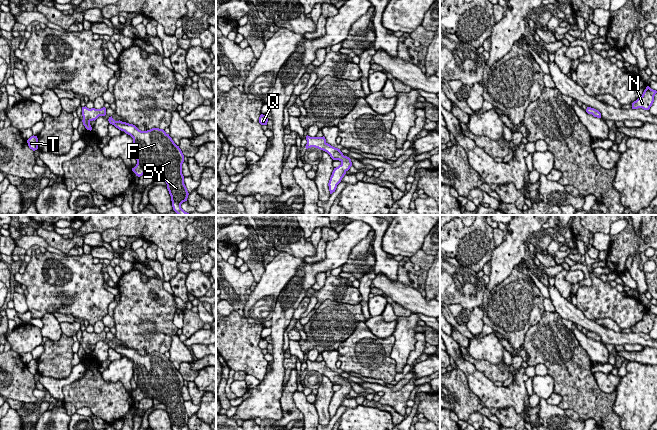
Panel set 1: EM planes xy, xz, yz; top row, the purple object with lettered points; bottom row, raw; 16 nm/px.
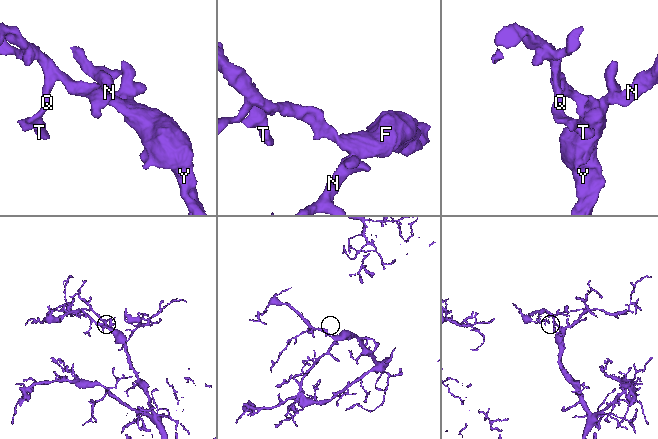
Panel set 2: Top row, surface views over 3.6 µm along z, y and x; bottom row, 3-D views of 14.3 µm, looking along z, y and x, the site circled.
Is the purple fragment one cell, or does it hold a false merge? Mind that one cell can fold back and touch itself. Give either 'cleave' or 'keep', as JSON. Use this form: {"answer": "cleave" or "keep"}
{"answer": "cleave"}

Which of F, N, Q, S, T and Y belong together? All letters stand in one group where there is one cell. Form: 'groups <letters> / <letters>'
groups F N S Y / Q T

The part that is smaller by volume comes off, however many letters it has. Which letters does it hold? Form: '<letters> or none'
Q, T

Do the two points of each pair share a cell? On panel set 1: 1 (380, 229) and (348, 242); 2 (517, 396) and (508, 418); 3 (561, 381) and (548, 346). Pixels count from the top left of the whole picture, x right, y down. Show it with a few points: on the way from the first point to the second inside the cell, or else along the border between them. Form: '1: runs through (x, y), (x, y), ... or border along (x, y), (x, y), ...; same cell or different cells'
1: border along (369, 225), (372, 228); different cells
2: border along (494, 414), (512, 407), (523, 413), (525, 419); different cells
3: runs through (561, 372), (561, 360), (557, 355); same cell

